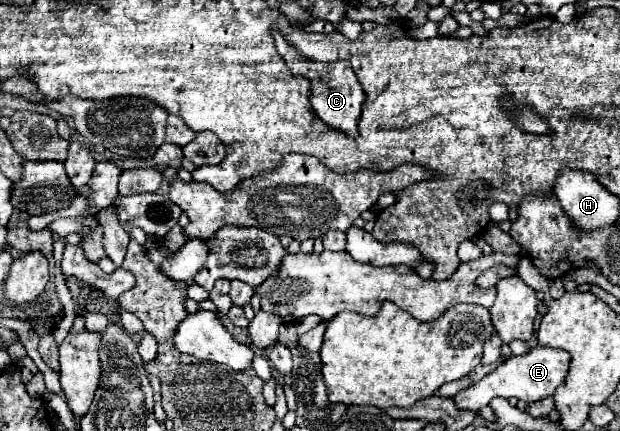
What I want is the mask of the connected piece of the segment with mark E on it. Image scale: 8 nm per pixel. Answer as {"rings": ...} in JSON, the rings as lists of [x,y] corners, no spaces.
{"rings":[[[540,345],[540,347],[530,349],[526,355],[510,357],[508,361],[498,365],[492,373],[482,377],[478,383],[460,391],[454,397],[454,401],[456,401],[458,409],[466,409],[466,411],[480,411],[494,397],[504,397],[504,399],[516,397],[516,399],[522,399],[526,403],[534,403],[534,401],[552,397],[556,393],[556,389],[564,383],[568,369],[570,369],[570,355],[566,351]]]}

